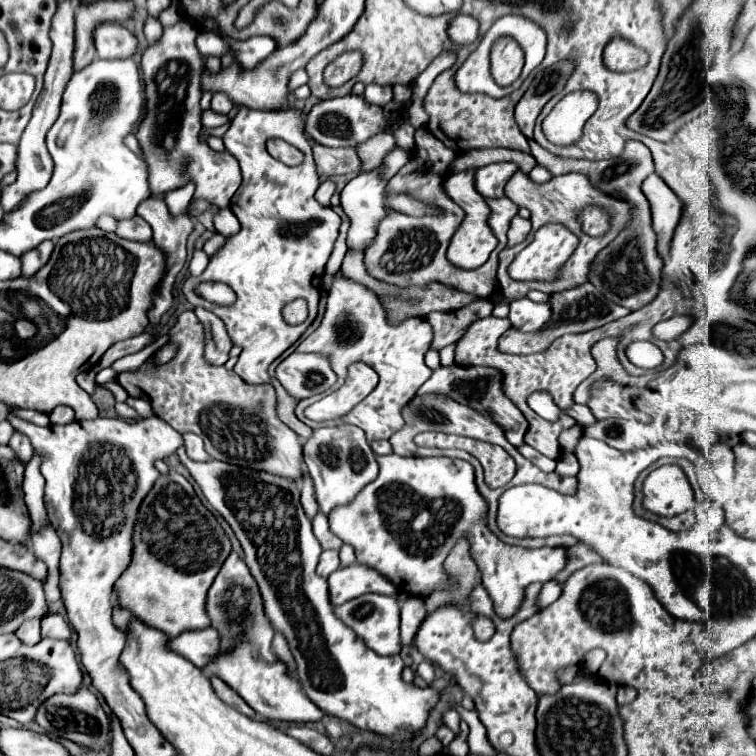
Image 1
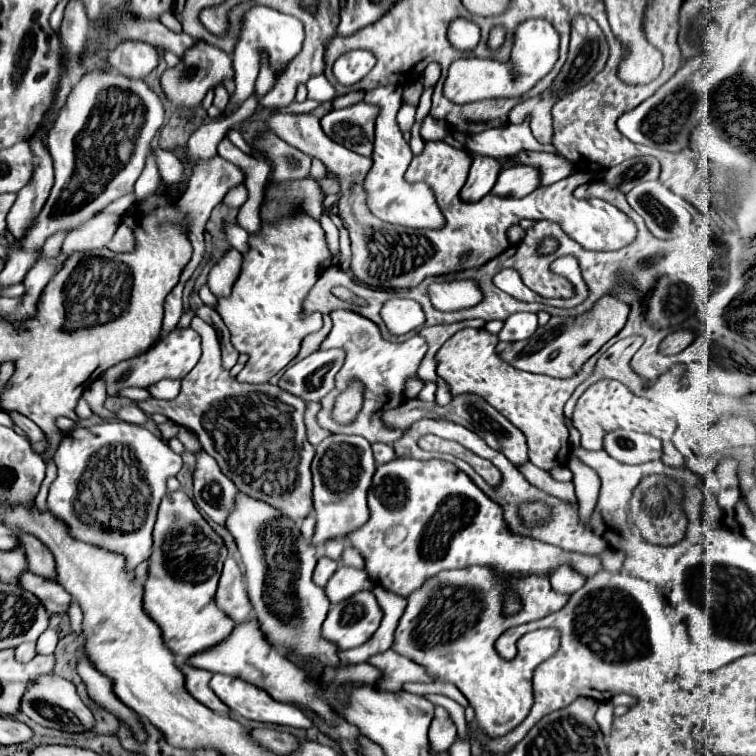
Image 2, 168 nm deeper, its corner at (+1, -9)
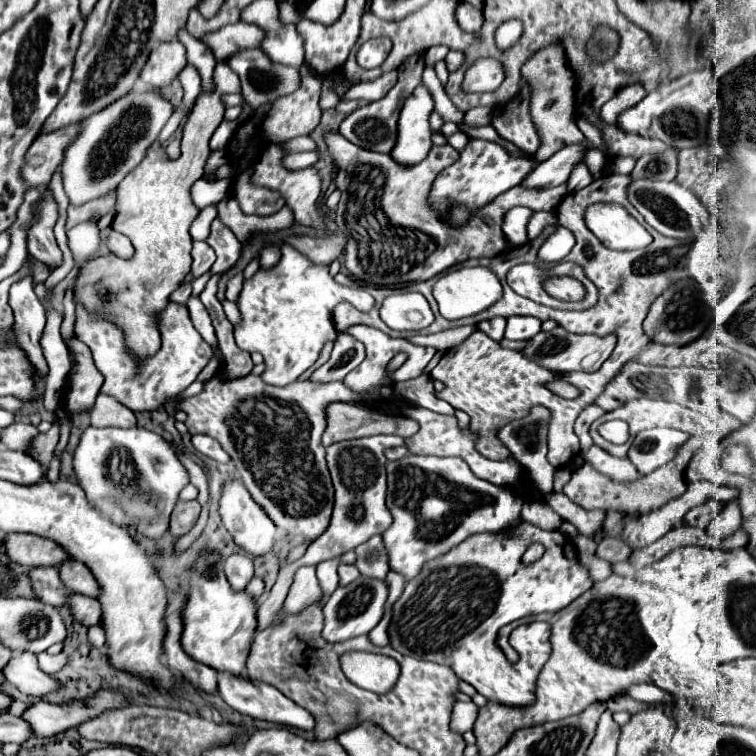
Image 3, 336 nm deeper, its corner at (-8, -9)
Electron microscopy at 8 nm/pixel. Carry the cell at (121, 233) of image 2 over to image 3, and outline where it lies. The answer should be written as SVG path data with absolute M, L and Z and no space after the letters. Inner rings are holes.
M111 230L107 236L107 248L111 254L115 254L119 258L131 258L133 256L133 246L131 246L129 238L115 232L115 230Z

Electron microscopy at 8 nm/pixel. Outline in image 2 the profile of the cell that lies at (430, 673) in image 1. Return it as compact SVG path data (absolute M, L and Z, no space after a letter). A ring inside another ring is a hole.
M436 706L434 720L430 724L430 750L440 754L450 748L456 738L456 724L450 718L450 712L442 706Z

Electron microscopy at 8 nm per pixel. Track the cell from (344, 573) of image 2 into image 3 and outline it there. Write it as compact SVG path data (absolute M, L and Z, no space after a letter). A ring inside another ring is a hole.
M339 564L339 584L347 584L347 582L353 582L355 578L359 578L359 570L351 564Z

